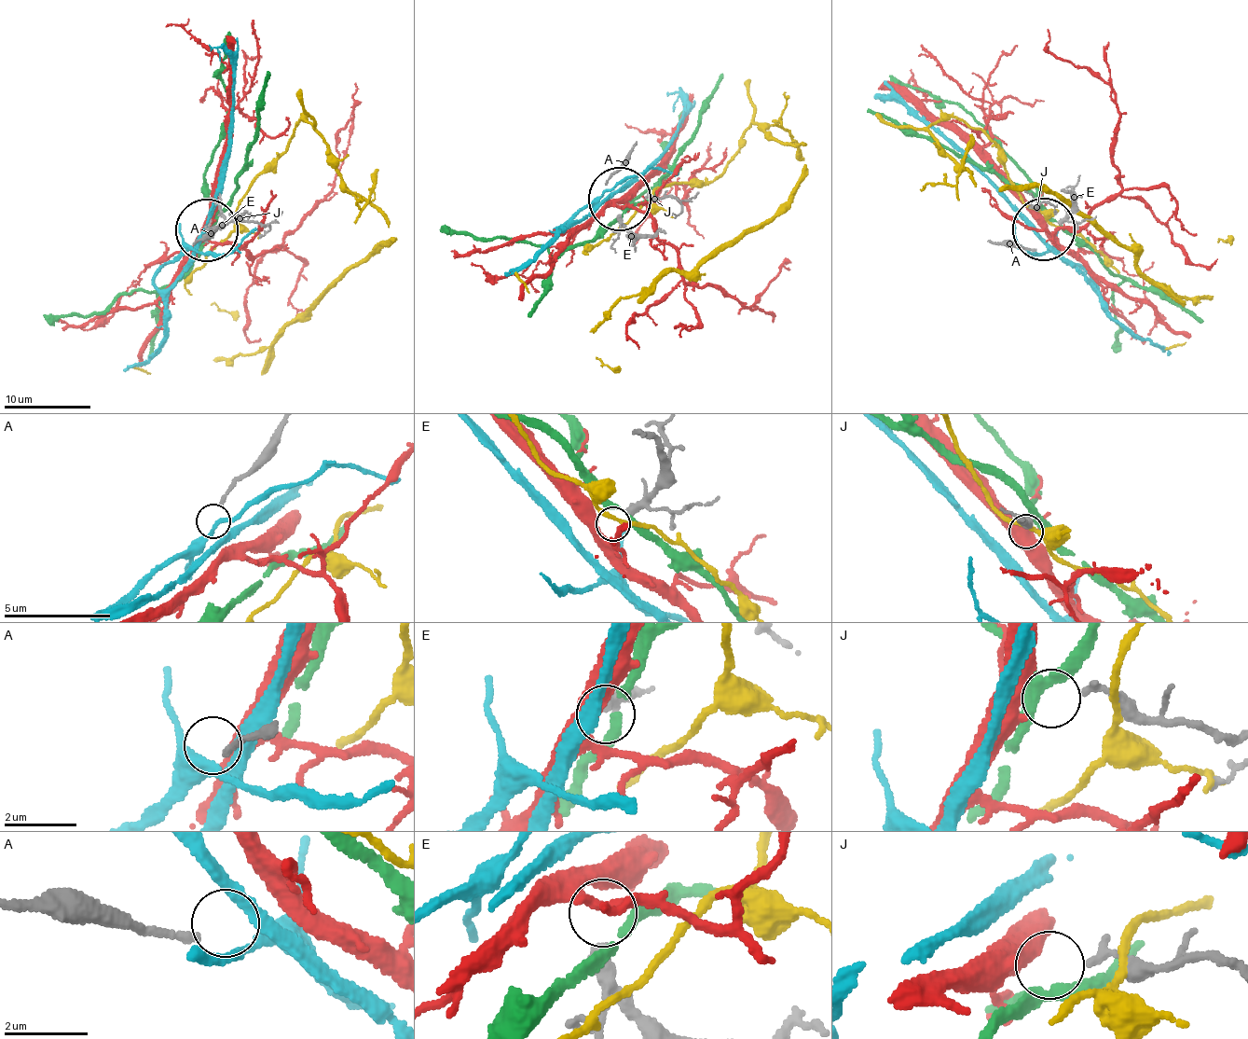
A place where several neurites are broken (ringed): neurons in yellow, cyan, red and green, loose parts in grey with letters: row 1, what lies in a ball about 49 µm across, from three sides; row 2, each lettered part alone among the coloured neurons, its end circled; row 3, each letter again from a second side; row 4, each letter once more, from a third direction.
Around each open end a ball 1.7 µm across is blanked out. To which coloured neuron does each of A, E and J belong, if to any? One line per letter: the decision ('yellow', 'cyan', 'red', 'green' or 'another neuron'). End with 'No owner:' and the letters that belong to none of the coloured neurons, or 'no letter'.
A: cyan
E: another neuron
J: red
No owner: E

